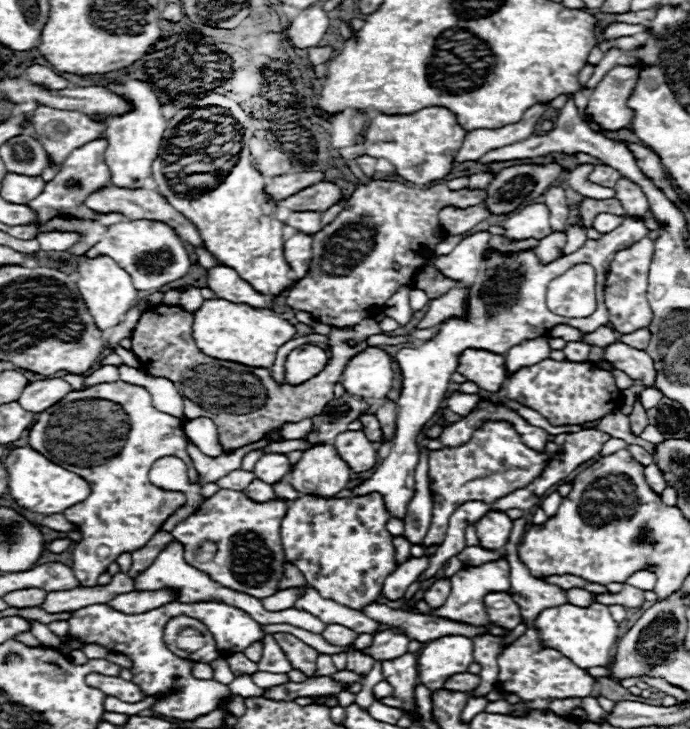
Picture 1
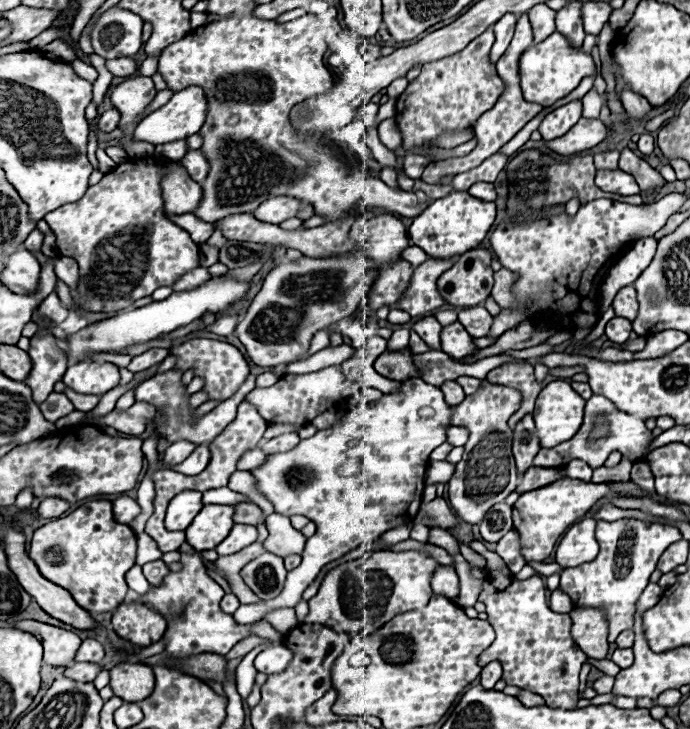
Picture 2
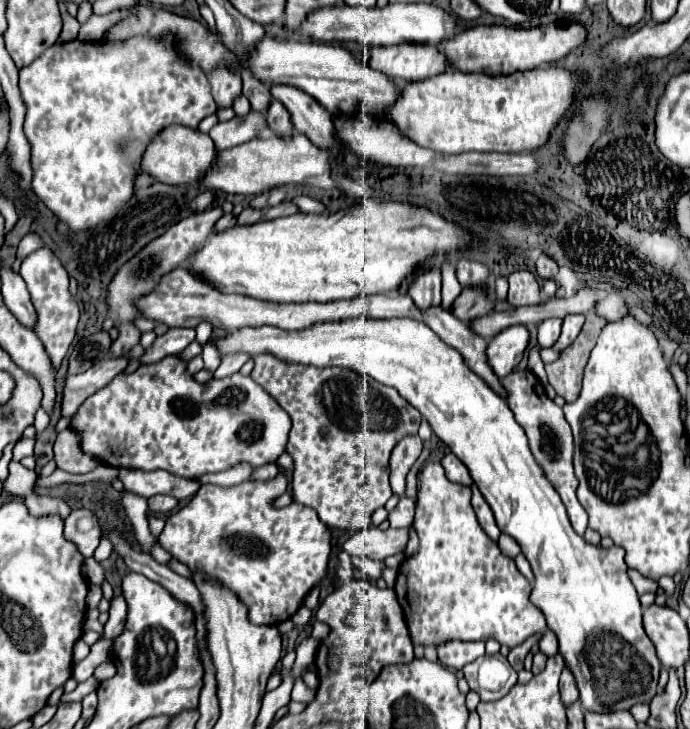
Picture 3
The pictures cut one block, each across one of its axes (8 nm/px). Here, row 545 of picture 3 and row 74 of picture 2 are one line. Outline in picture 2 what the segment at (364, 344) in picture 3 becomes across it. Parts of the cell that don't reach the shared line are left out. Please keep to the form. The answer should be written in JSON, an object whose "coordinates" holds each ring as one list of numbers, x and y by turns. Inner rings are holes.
{"coordinates":[[554,32,544,42,524,50,524,54,520,56,518,72,520,72,520,86,524,100,540,106,550,106,556,100,568,96,584,76,594,74,596,64,590,54,584,54,582,50,574,50,562,34]]}

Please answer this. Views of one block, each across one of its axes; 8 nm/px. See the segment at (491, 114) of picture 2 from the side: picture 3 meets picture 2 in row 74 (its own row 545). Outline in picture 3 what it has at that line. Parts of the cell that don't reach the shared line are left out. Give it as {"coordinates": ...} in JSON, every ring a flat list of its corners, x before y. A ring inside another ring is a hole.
{"coordinates":[[502,534,502,536,500,536,498,546,500,546,500,550,502,550,506,556,510,556,510,558,514,558,516,554,520,554,520,546,518,546,518,542,514,542,508,534]]}

